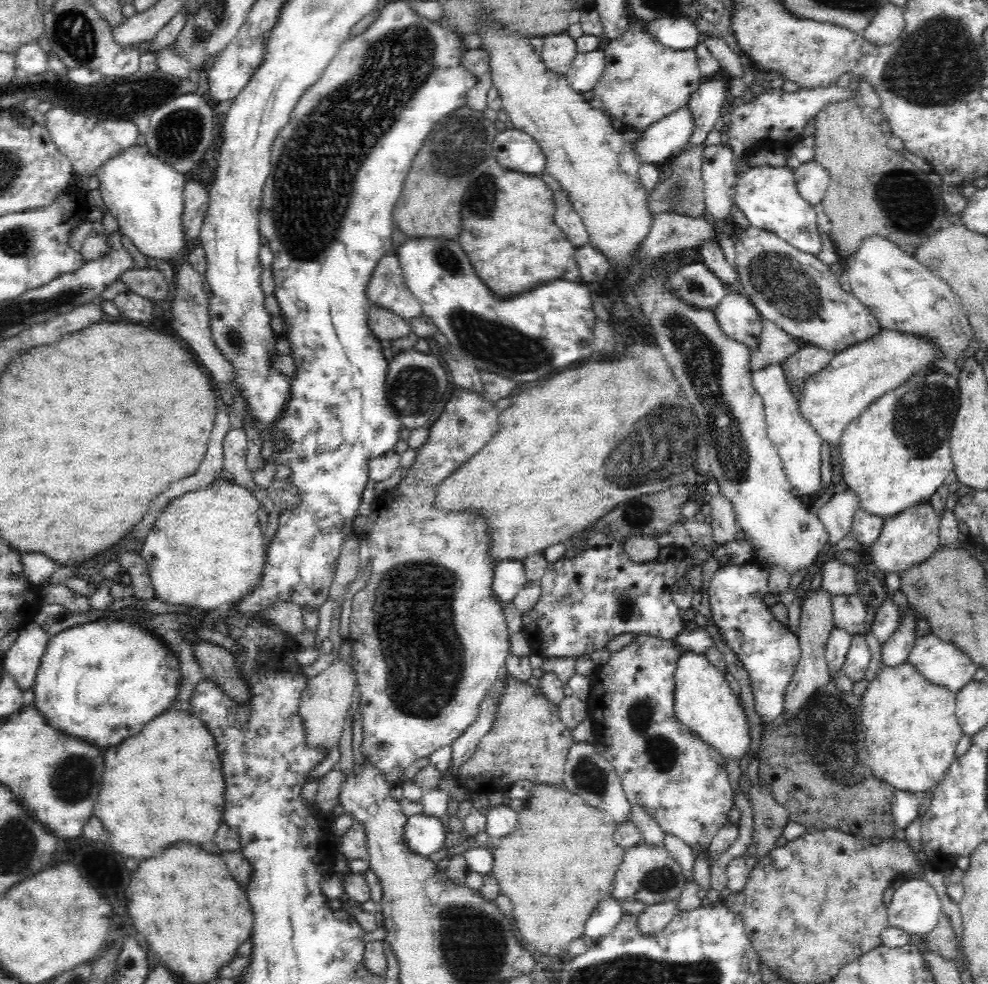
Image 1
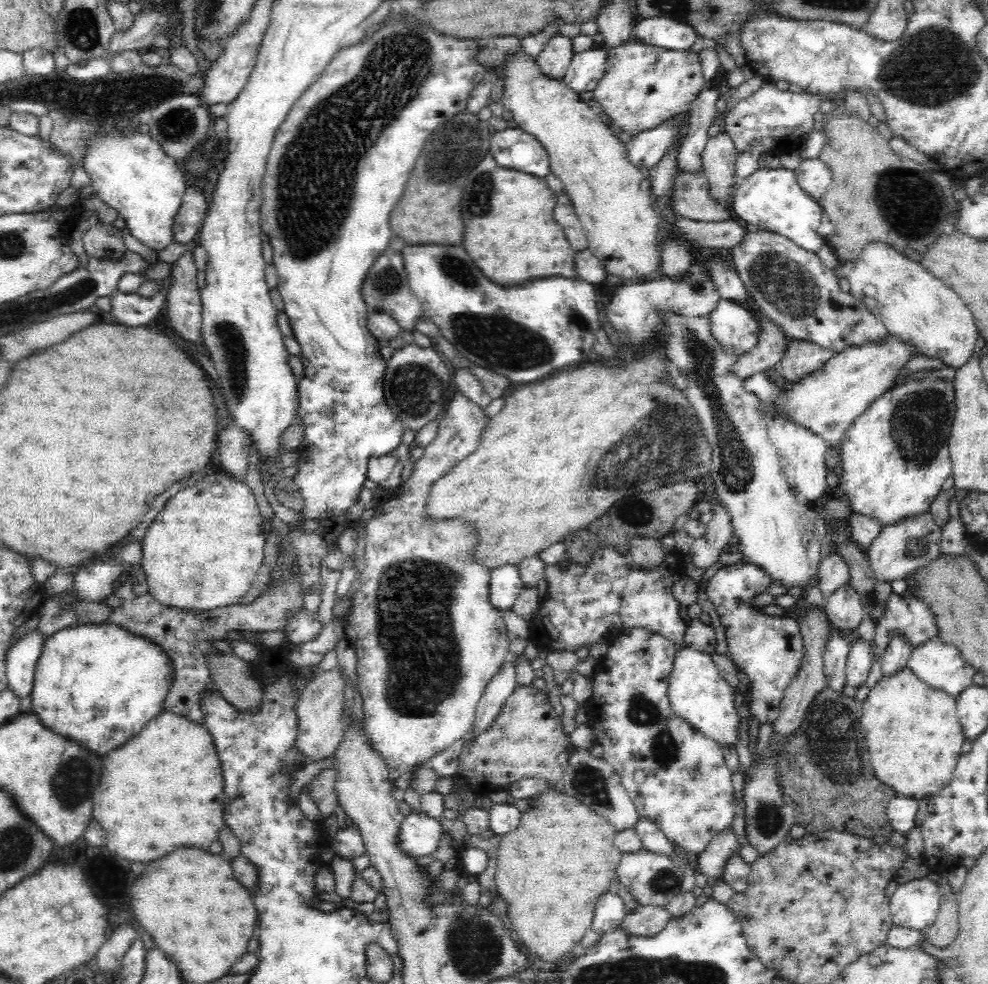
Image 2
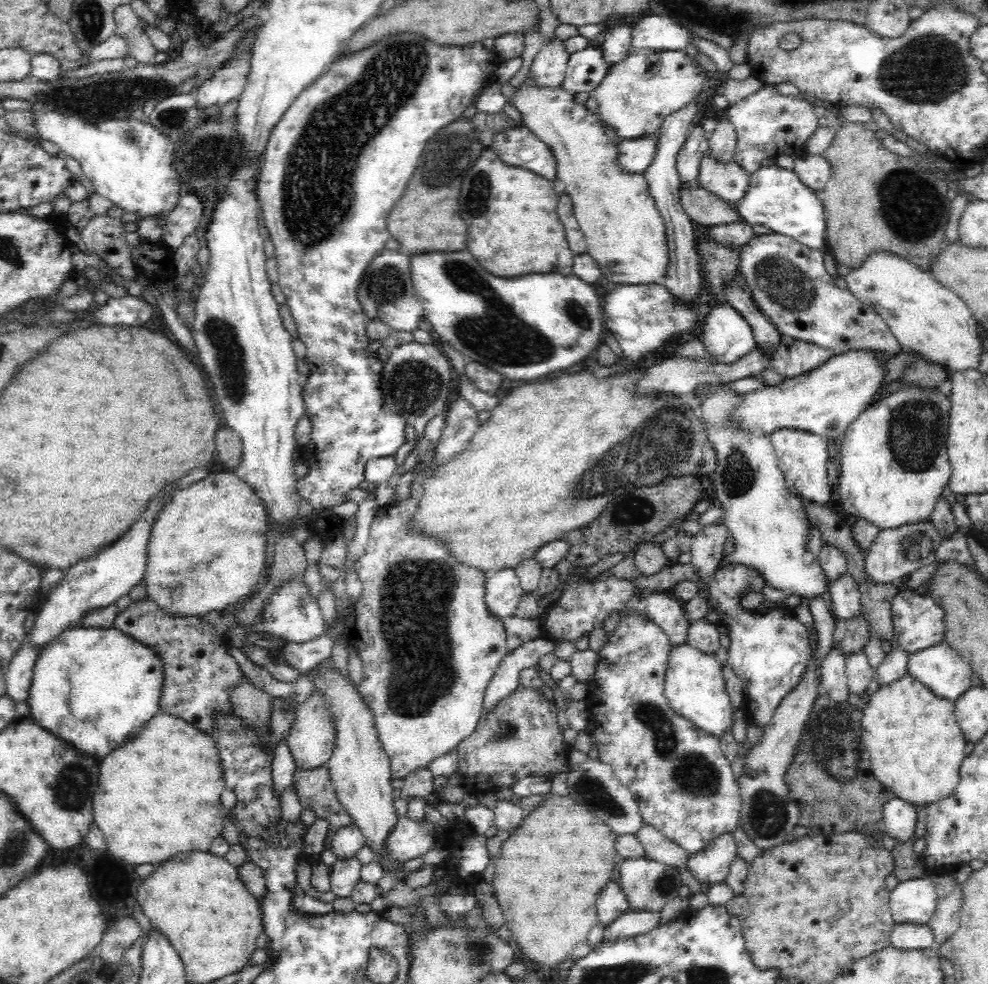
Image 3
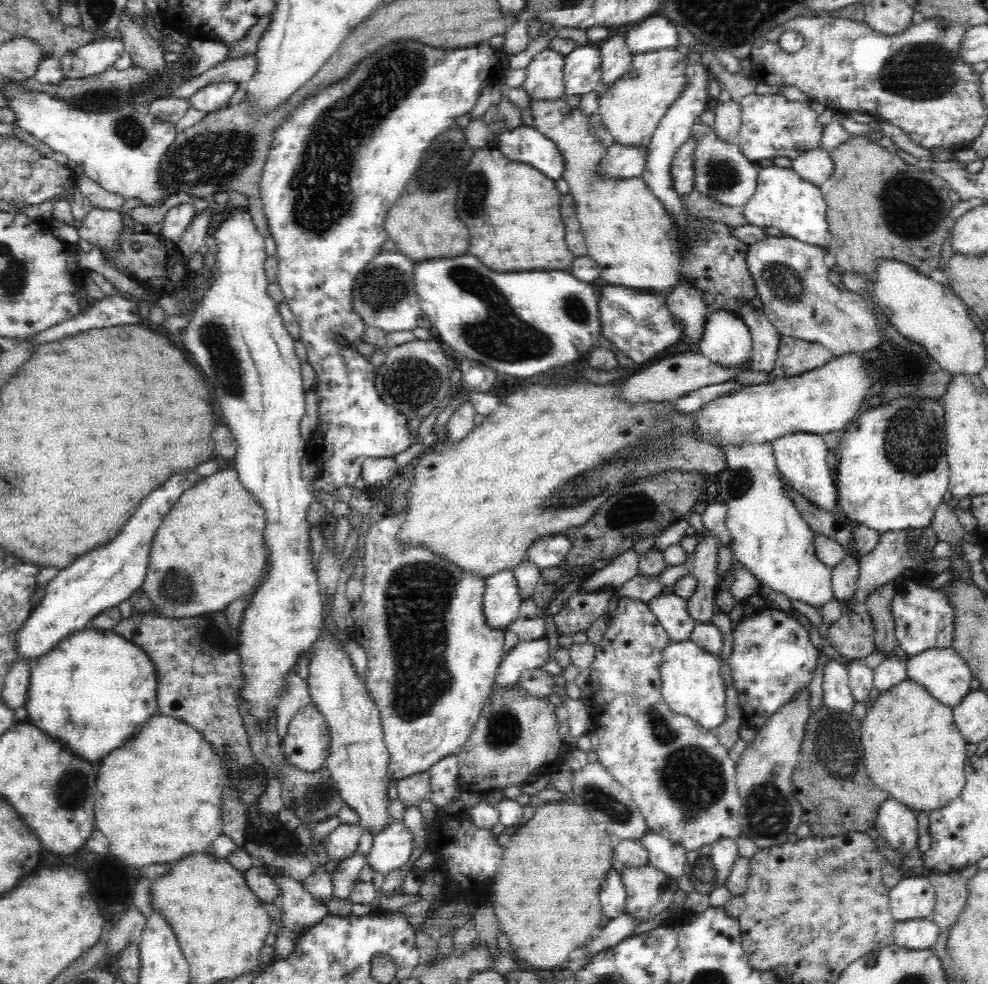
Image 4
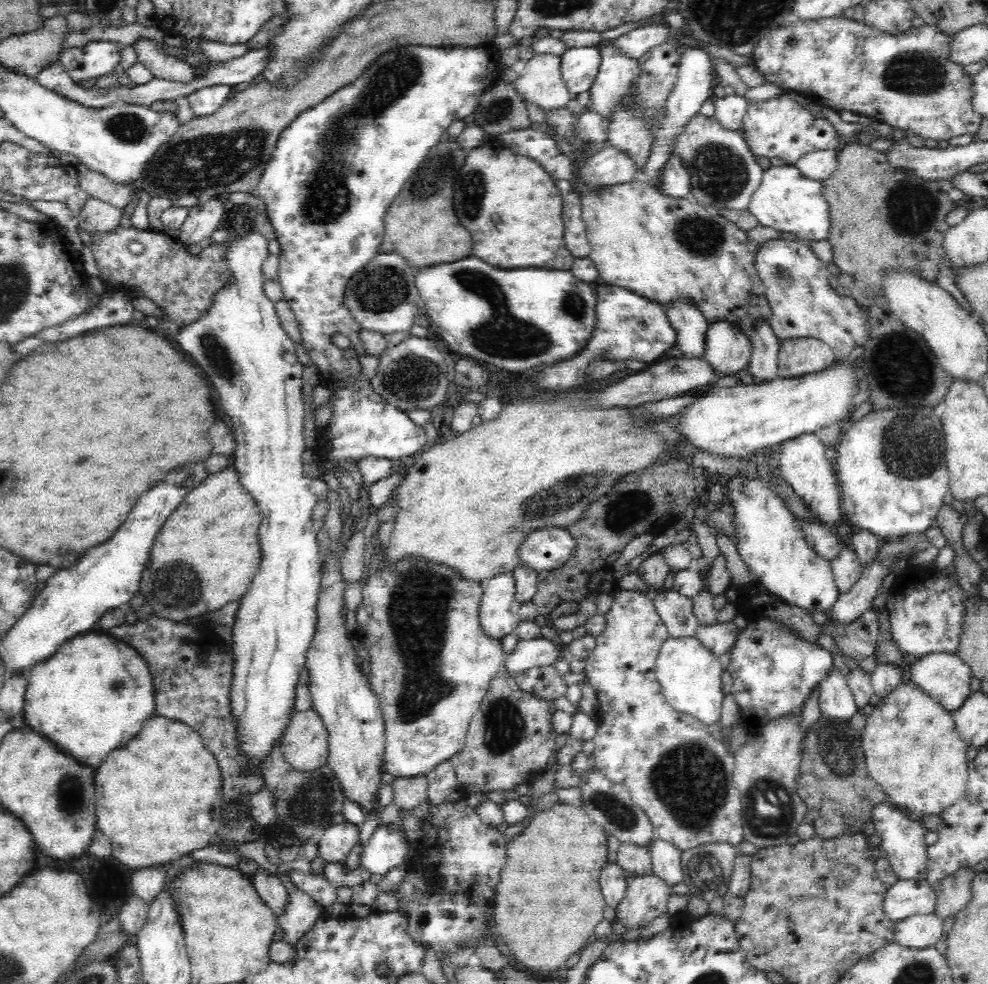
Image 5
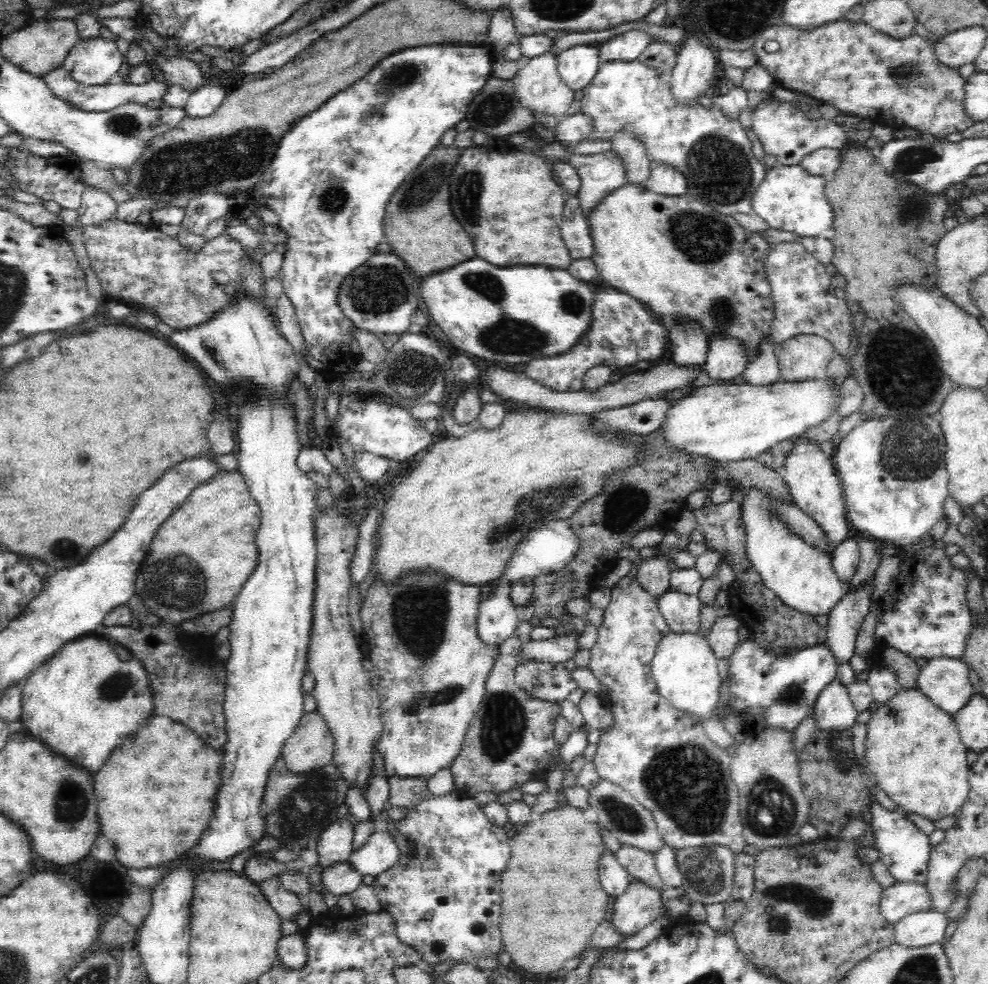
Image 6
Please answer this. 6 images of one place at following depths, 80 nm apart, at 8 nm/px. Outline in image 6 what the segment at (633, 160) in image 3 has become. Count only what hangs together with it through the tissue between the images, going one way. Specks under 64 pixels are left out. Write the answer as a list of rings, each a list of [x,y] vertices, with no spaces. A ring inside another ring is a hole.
[[[552,141],[551,143],[548,142],[543,146],[543,152],[545,152],[545,156],[547,156],[547,158],[565,160],[576,169],[581,180],[581,187],[576,195],[579,198],[580,205],[582,205],[582,212],[585,217],[601,203],[602,199],[605,199],[608,195],[610,195],[610,192],[616,191],[617,188],[628,183],[625,164],[612,148],[610,148],[610,150],[606,150],[606,152],[595,155],[570,155],[570,153],[568,153],[568,151],[560,145],[560,143]]]

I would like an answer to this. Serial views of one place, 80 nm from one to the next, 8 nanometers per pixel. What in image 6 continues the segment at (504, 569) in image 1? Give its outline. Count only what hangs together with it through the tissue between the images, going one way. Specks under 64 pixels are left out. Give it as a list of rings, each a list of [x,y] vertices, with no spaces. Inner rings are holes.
[[[498,582],[479,604],[477,629],[479,639],[491,647],[498,647],[509,639],[519,625],[518,605],[510,598],[512,583]]]

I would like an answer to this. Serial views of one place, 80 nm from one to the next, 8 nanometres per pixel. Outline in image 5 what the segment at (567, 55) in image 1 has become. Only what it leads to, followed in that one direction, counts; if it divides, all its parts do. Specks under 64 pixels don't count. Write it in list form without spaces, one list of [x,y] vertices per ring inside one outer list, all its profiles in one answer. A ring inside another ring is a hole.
[[[535,53],[516,81],[517,93],[526,103],[544,110],[566,107],[571,99],[562,76],[562,58]]]

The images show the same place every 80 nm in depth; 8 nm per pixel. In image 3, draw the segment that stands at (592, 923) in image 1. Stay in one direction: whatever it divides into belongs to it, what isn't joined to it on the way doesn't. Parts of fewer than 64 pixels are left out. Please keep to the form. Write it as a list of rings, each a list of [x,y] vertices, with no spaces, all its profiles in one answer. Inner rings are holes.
[[[614,882],[606,884],[606,888],[600,892],[596,908],[598,908],[598,923],[604,929],[610,928],[622,914],[630,910],[627,897]]]

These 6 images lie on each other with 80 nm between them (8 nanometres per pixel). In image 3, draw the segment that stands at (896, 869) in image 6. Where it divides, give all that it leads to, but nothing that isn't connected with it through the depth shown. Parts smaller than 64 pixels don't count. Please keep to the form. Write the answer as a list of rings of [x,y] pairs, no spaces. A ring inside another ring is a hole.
[[[898,796],[891,798],[883,806],[882,836],[898,838],[900,843],[911,842],[916,826],[916,807]]]

